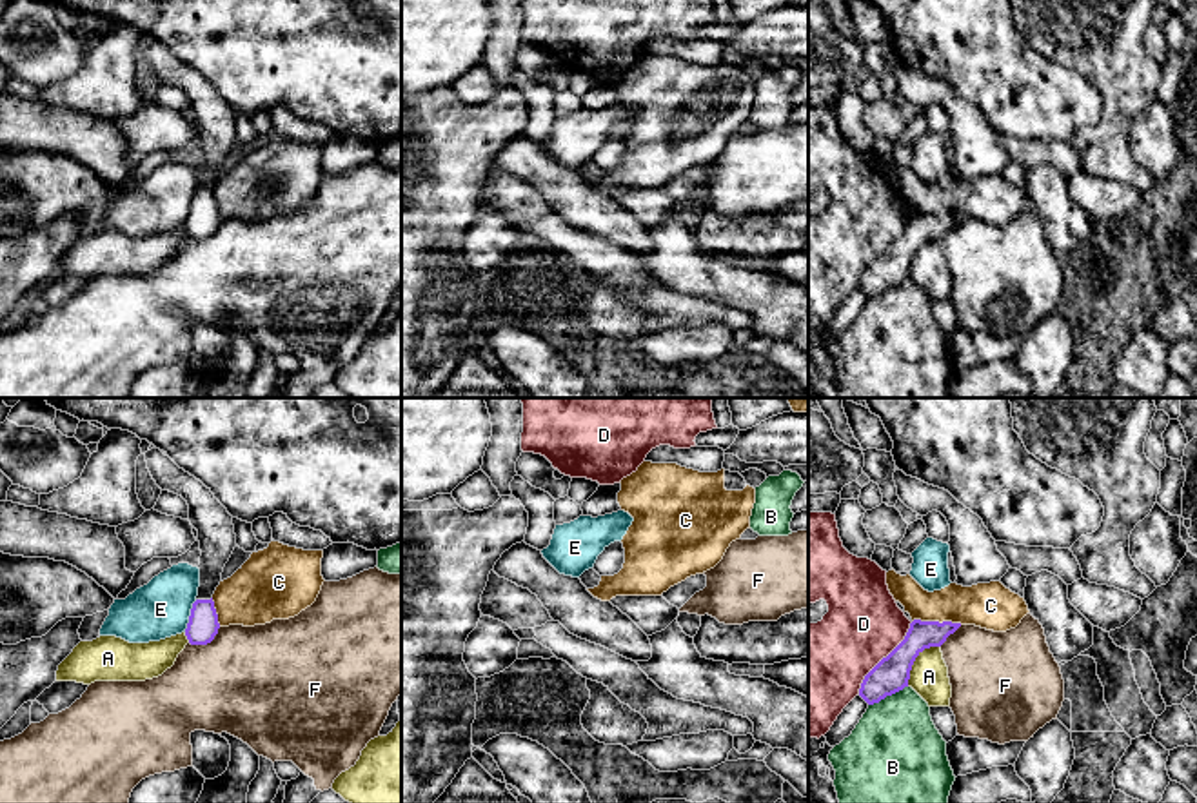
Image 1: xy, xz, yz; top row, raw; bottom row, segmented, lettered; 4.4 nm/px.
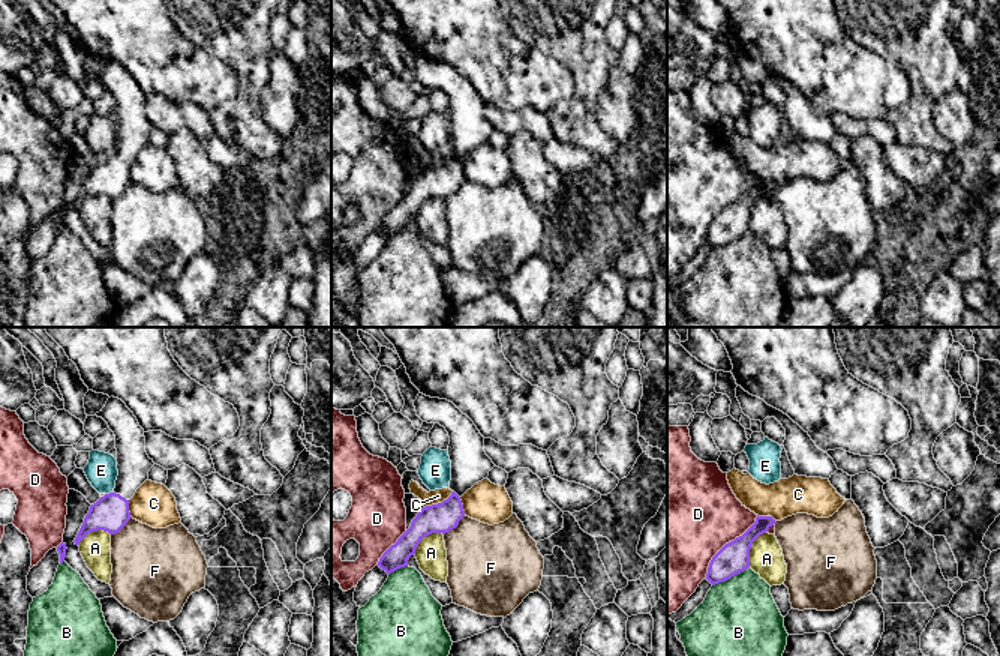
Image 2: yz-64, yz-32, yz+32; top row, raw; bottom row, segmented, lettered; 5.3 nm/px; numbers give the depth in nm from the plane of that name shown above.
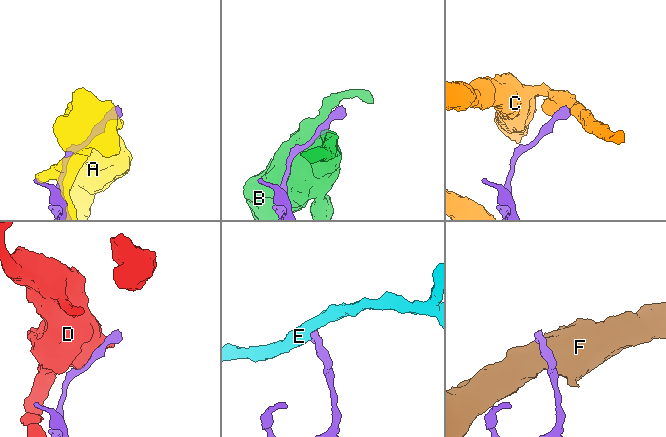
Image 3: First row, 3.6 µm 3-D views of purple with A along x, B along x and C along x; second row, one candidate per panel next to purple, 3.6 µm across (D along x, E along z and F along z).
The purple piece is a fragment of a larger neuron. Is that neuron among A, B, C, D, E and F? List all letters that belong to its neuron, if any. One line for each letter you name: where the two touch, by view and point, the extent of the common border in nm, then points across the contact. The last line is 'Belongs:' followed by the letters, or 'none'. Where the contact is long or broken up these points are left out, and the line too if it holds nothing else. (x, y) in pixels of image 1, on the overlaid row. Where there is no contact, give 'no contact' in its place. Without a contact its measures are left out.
Belongs: none

